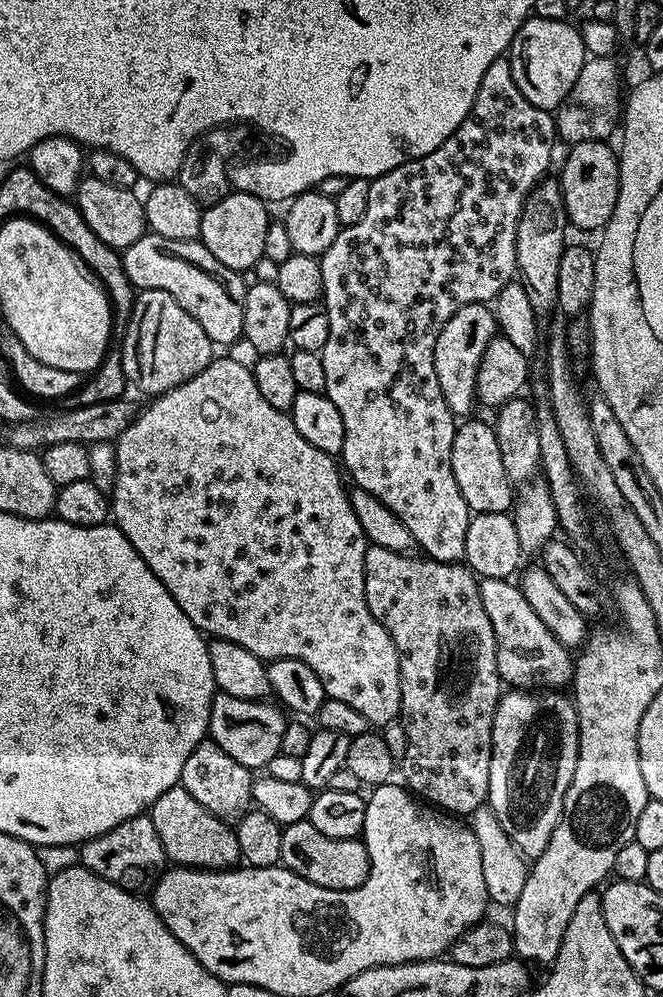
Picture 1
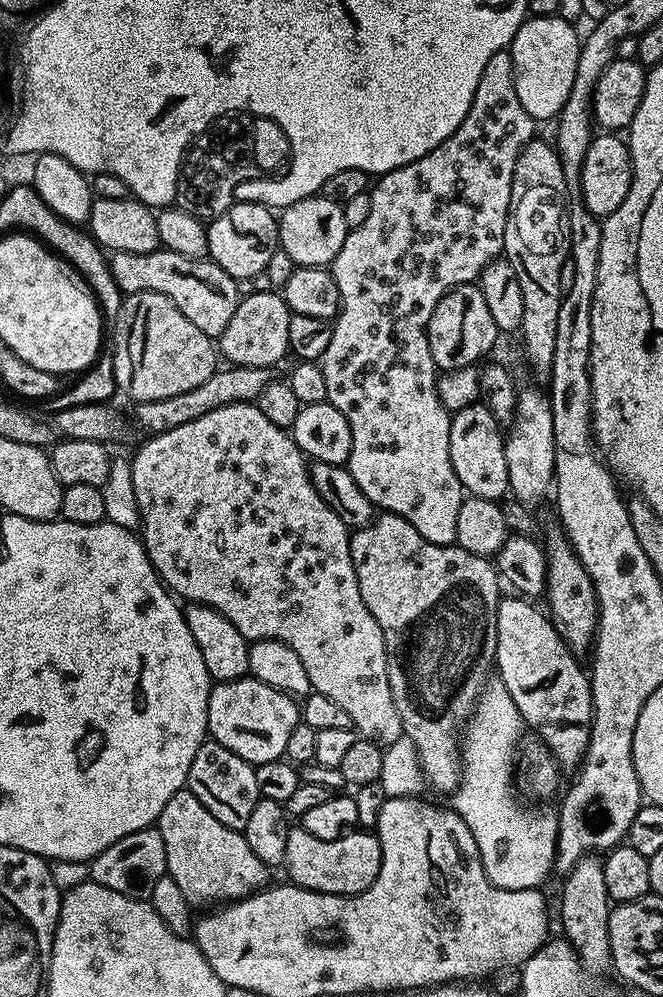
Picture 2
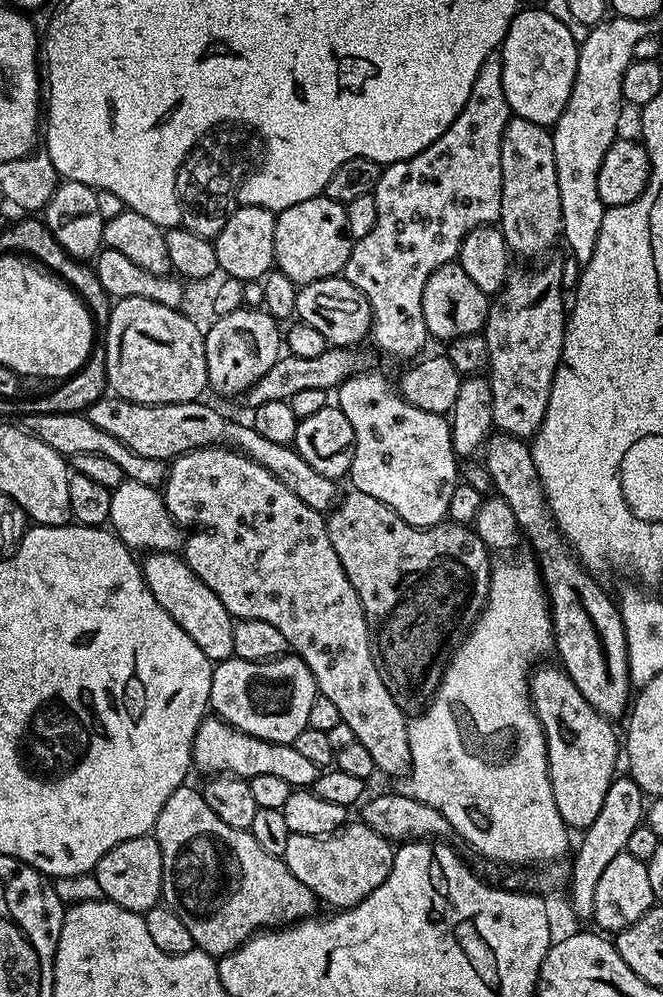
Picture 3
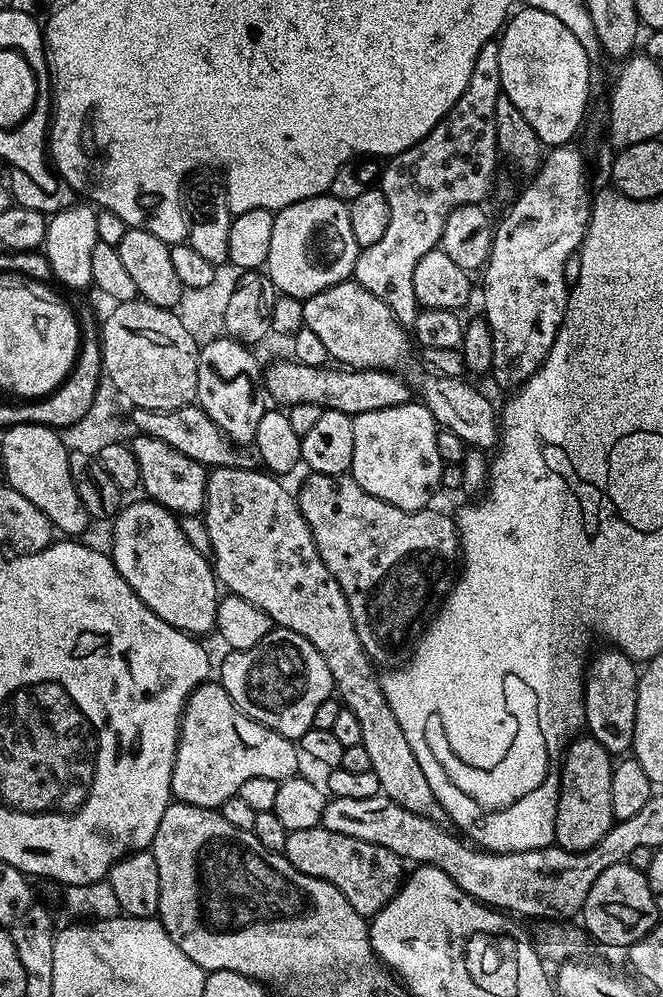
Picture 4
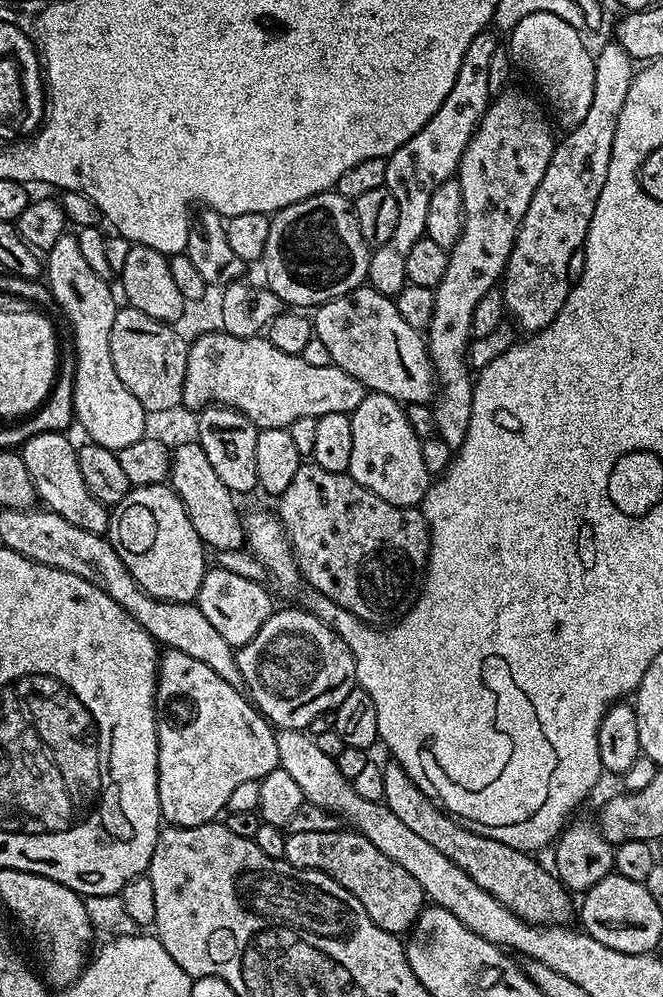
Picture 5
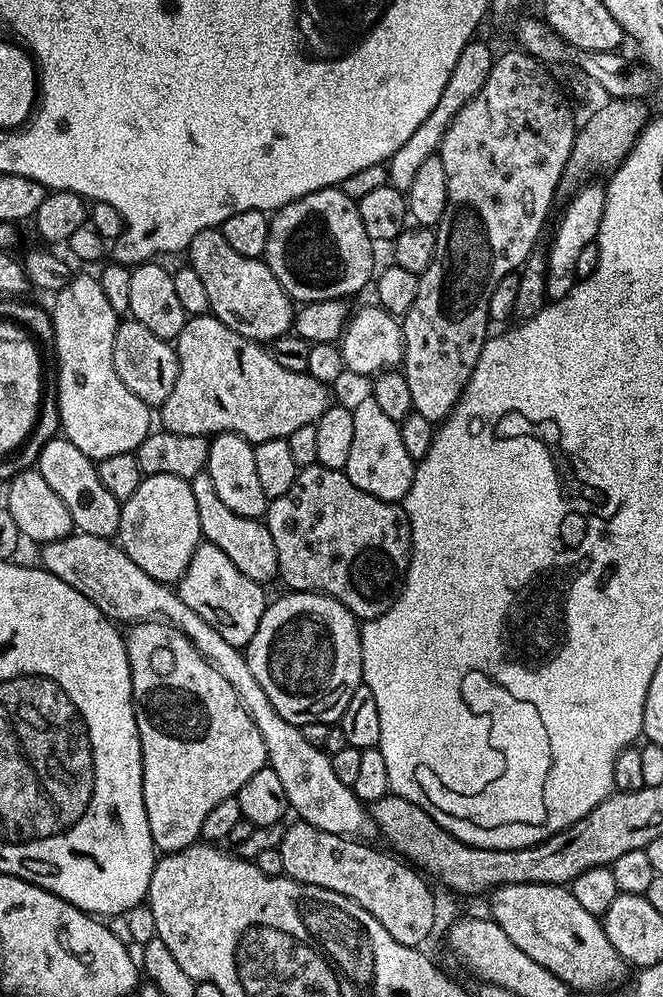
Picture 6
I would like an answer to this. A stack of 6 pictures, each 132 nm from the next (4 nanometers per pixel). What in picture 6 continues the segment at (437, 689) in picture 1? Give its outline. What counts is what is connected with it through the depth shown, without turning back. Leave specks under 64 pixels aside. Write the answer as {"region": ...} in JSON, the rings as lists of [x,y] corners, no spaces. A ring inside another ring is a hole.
{"region":[[[317,463],[312,464],[309,468],[299,469],[293,484],[290,485],[290,490],[286,490],[286,494],[270,501],[266,523],[270,530],[270,538],[274,538],[274,550],[278,550],[279,579],[281,581],[284,579],[289,584],[287,587],[291,591],[323,592],[326,596],[332,596],[338,602],[345,604],[360,622],[376,620],[382,614],[386,614],[386,610],[390,610],[392,603],[400,596],[404,588],[404,575],[408,572],[412,557],[412,531],[408,516],[399,503],[391,504],[382,498],[374,498],[374,494],[366,494],[366,490],[358,490],[358,486],[354,486],[354,482],[350,482],[348,475],[341,469],[327,468]]]}

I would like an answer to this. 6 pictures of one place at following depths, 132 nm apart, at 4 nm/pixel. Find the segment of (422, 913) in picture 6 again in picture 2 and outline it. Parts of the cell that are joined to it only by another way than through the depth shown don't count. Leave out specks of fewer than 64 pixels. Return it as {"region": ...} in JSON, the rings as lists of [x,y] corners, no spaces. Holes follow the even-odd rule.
{"region":[[[292,826],[286,838],[286,858],[283,867],[288,868],[287,879],[299,888],[325,892],[335,896],[356,896],[365,892],[378,878],[382,866],[382,846],[371,831],[349,830],[343,836],[327,840],[314,838],[304,828]]]}

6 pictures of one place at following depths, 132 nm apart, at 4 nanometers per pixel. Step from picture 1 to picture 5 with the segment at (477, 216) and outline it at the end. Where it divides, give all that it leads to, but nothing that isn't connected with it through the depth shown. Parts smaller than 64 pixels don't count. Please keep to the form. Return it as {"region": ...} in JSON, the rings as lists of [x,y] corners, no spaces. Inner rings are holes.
{"region":[[[492,30],[474,34],[470,46],[466,46],[462,66],[458,66],[458,78],[454,78],[454,86],[450,94],[446,94],[446,102],[438,106],[422,130],[405,140],[404,145],[386,159],[384,187],[394,194],[398,202],[398,223],[388,241],[371,249],[367,278],[367,283],[383,296],[395,297],[397,292],[403,290],[406,283],[406,254],[410,254],[410,246],[414,246],[414,242],[425,239],[426,210],[430,210],[430,198],[434,190],[442,186],[442,182],[453,179],[459,173],[462,154],[493,99],[494,93],[490,90],[490,57],[498,47],[495,35],[497,33]],[[368,392],[352,413],[354,447],[348,475],[370,494],[403,508],[417,507],[430,487],[430,477],[422,462],[420,436],[410,426],[405,405],[386,394]]]}

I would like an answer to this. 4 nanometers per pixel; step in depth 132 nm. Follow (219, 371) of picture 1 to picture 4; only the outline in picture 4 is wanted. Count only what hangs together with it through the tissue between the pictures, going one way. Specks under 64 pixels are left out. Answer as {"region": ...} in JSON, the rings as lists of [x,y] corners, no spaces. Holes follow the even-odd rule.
{"region":[[[214,468],[209,471],[208,496],[204,499],[202,515],[206,530],[210,530],[210,563],[217,581],[223,587],[225,584],[228,587],[225,589],[231,595],[246,598],[246,602],[262,609],[275,627],[302,634],[302,638],[306,638],[306,642],[310,642],[314,650],[326,658],[335,695],[341,705],[350,709],[354,718],[358,718],[358,727],[362,730],[360,744],[366,746],[372,772],[378,774],[381,793],[414,814],[422,814],[435,824],[444,824],[444,807],[434,798],[426,782],[426,774],[422,774],[422,766],[418,766],[418,758],[414,758],[414,750],[410,750],[410,742],[406,742],[406,734],[402,734],[402,726],[398,726],[398,718],[394,718],[390,702],[386,702],[377,669],[364,653],[362,642],[358,642],[358,630],[354,630],[354,618],[350,614],[346,594],[342,594],[334,574],[326,570],[326,562],[322,562],[314,546],[310,526],[306,526],[306,518],[302,518],[302,510],[295,495],[291,491],[288,493],[279,483],[283,484],[275,475],[264,470]]]}

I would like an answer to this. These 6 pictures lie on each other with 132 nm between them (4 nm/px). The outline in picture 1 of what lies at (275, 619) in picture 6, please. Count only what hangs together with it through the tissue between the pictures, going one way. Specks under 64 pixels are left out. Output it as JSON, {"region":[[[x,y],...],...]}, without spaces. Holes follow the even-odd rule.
{"region":[[[217,691],[210,706],[208,723],[210,739],[217,743],[230,758],[234,758],[235,762],[240,762],[242,766],[251,770],[267,769],[270,758],[277,756],[282,746],[282,730],[286,723],[286,716],[275,703],[272,703],[273,705],[268,703],[264,700],[234,698],[230,694]]]}

